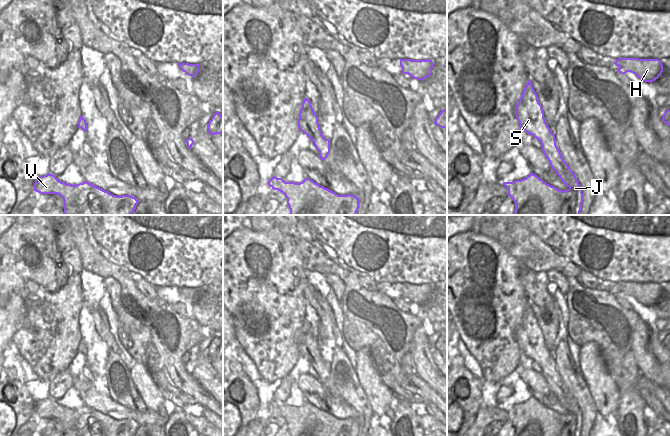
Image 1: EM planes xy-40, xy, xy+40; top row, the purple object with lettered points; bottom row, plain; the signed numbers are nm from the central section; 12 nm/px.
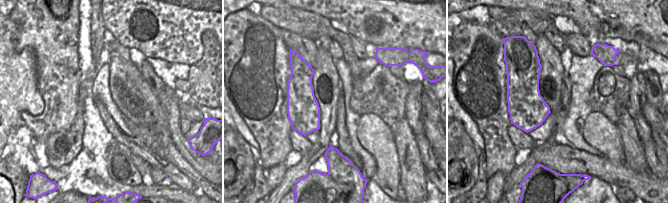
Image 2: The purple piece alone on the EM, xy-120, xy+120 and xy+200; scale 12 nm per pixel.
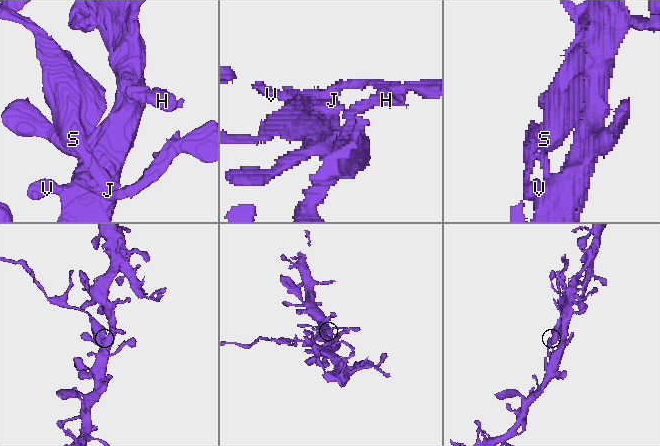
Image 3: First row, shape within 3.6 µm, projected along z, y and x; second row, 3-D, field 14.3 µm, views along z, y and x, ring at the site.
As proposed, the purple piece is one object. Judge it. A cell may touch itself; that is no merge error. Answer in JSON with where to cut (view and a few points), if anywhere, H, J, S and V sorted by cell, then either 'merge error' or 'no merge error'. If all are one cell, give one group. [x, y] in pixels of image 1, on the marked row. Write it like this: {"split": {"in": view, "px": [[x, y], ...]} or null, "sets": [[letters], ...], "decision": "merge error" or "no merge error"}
{"split": {"in": "xy+40", "px": [[551, 132], [546, 140], [539, 140]]}, "sets": [["H", "J", "V"], ["S"]], "decision": "merge error"}

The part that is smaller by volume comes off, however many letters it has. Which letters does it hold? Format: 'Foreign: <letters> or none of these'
Foreign: S

